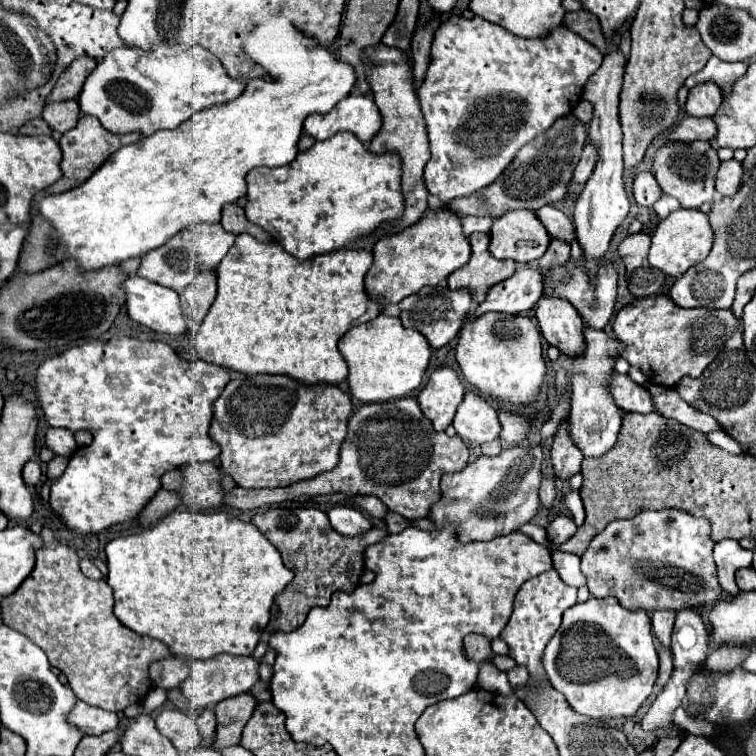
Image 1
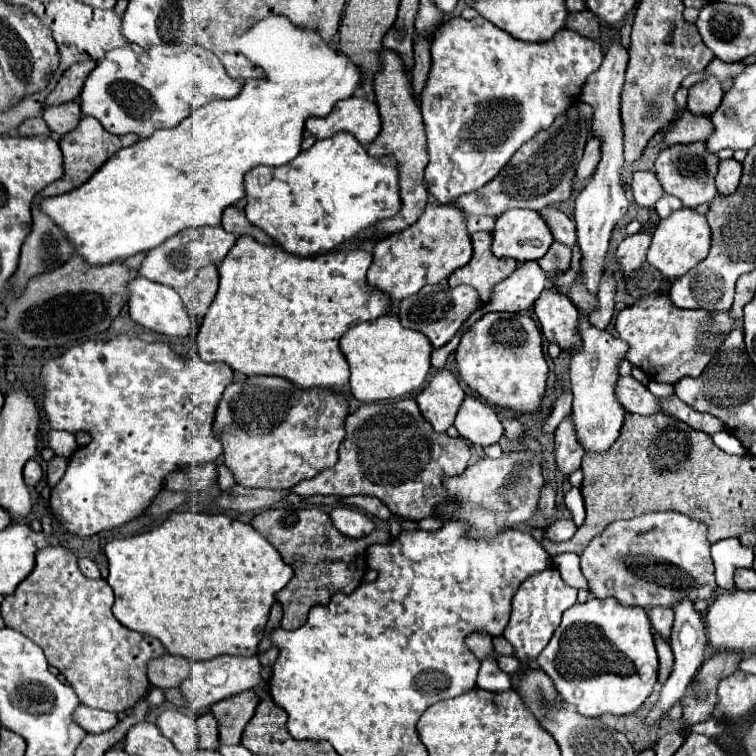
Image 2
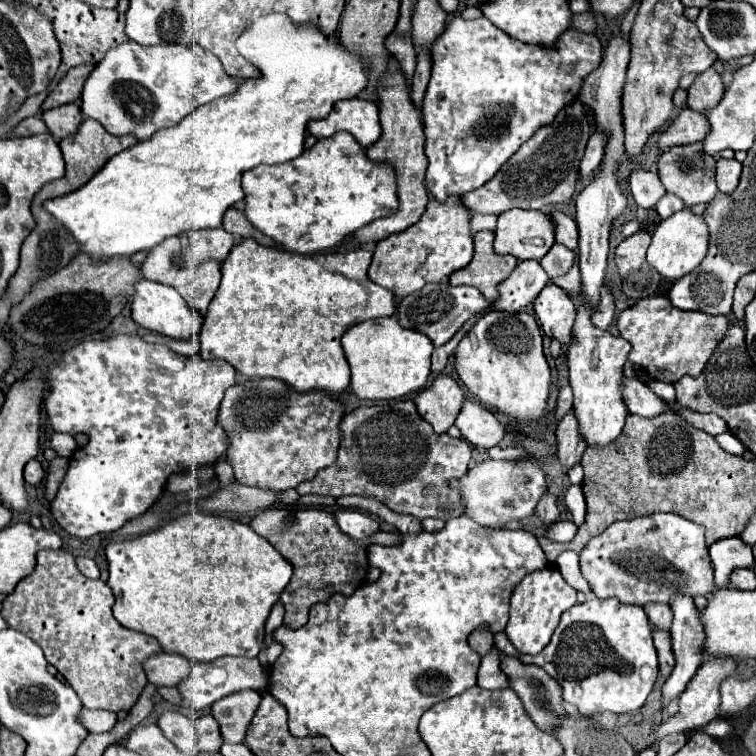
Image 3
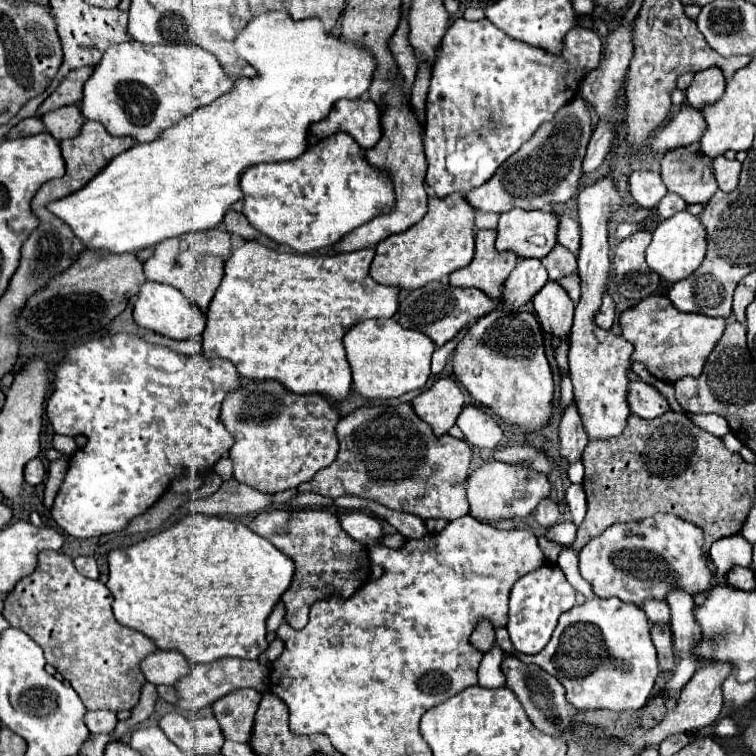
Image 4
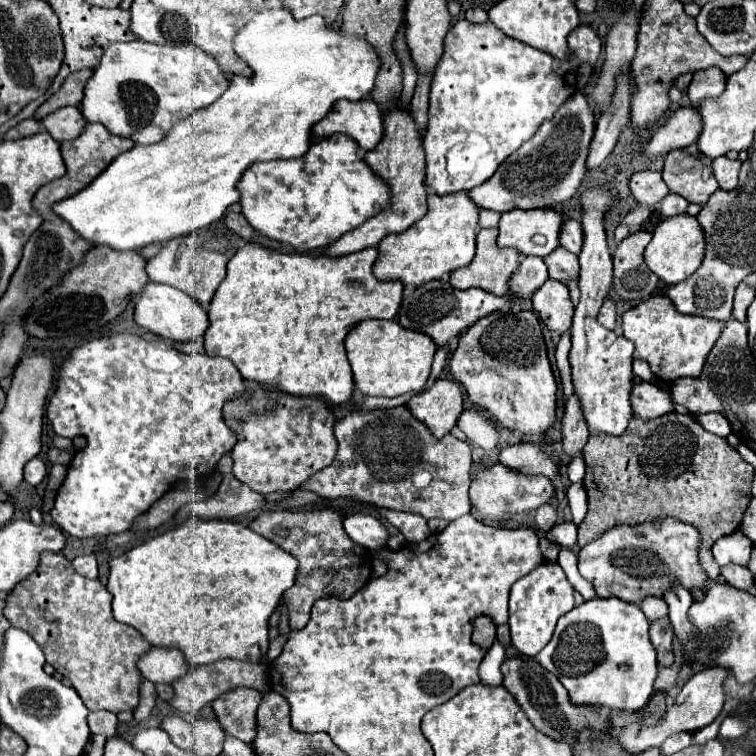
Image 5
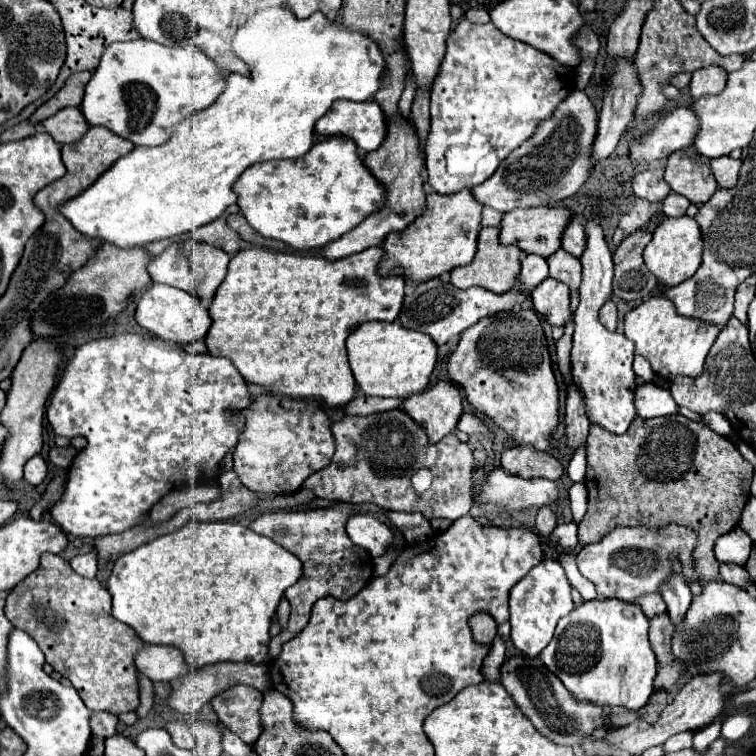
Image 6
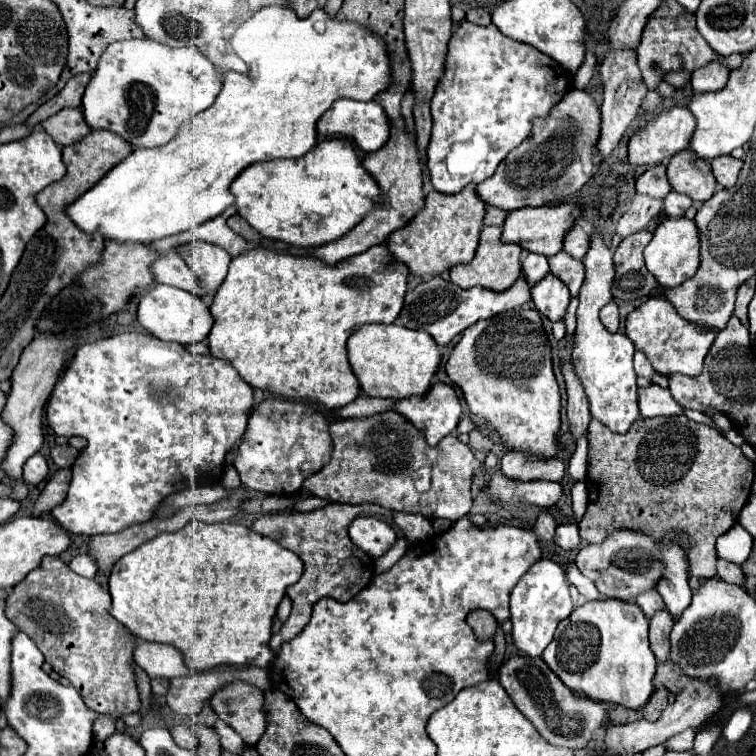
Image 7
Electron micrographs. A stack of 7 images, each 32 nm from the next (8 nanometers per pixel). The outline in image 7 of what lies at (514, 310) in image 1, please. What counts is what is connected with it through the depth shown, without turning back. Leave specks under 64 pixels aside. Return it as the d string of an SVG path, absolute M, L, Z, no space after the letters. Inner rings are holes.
M528 254L522 260L522 276L528 286L534 286L548 274L548 258L542 254Z

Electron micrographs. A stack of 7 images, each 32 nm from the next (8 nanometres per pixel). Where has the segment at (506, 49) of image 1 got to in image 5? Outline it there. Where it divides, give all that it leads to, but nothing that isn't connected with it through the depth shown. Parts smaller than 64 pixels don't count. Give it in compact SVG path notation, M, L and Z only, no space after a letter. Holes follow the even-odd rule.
M458 20L444 38L444 54L438 60L432 86L430 86L430 108L428 108L428 128L424 134L426 150L426 184L438 194L454 194L462 190L472 190L484 184L496 168L516 152L544 120L550 120L554 112L578 90L580 66L596 66L598 58L590 58L588 46L578 46L578 32L568 36L570 58L554 58L548 52L534 50L524 42L516 42L502 34L492 22L474 24L468 20Z

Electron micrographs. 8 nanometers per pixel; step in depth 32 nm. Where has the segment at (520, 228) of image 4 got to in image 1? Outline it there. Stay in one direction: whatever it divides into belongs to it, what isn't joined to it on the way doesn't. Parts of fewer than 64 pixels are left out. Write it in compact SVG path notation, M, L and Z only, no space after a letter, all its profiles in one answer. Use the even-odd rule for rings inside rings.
M512 210L494 220L490 230L490 254L498 260L528 264L538 260L550 244L550 236L534 212Z

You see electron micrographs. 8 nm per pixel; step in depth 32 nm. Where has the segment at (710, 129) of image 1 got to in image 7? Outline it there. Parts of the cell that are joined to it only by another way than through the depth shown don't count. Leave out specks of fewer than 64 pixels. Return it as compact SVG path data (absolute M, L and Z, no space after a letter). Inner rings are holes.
M672 108L654 118L644 130L630 138L628 160L636 166L652 166L688 148L696 130L696 118L688 108Z

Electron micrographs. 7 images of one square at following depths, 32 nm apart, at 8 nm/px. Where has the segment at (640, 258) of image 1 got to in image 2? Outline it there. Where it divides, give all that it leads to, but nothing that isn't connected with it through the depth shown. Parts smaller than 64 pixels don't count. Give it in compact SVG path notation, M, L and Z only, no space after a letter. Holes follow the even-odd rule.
M638 232L624 238L616 250L616 258L624 270L626 290L634 298L644 298L654 294L664 280L664 276L654 266L648 264L646 260L648 248L650 248L650 236Z

